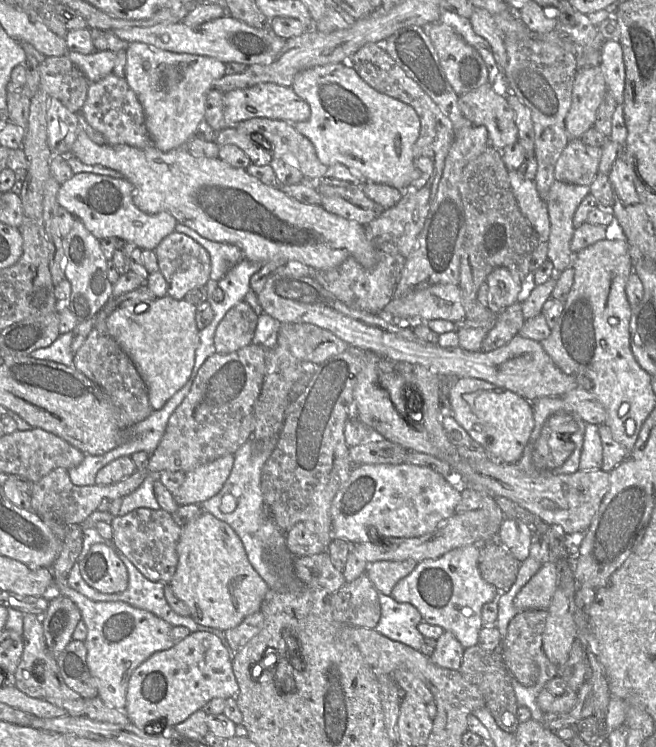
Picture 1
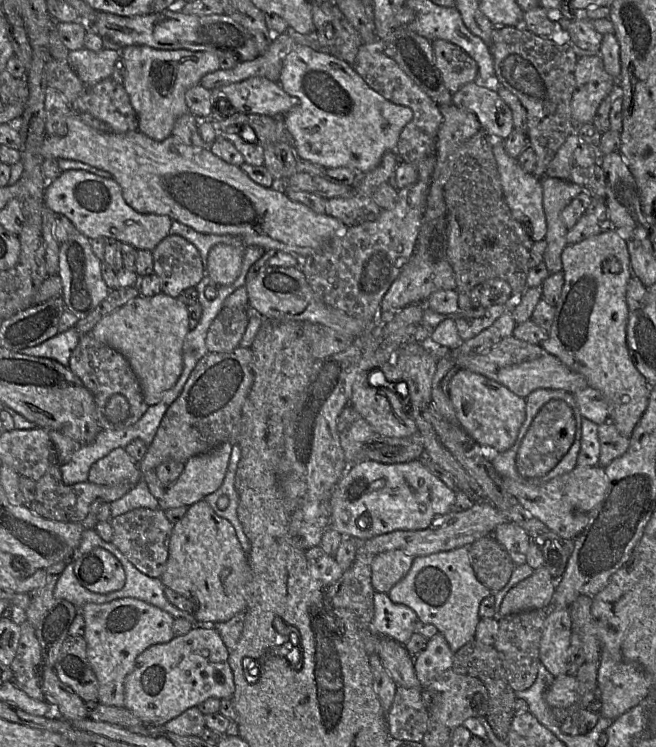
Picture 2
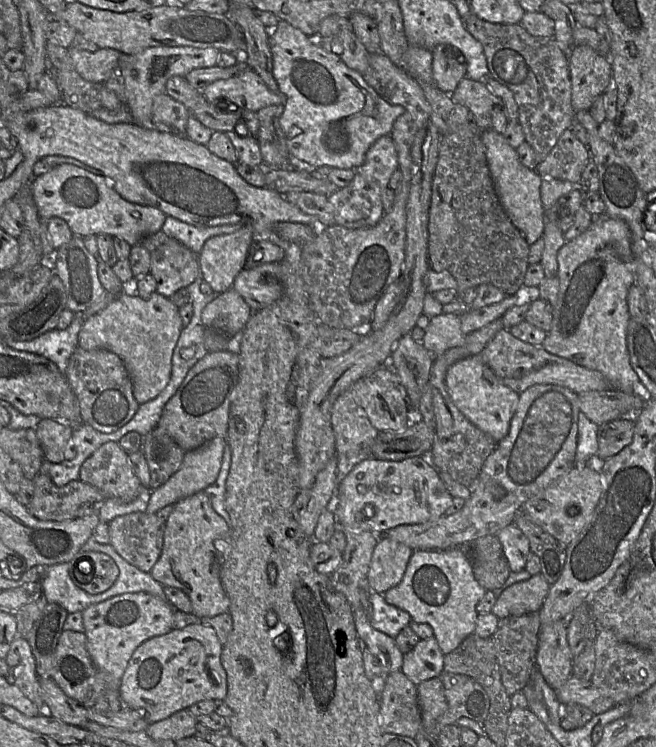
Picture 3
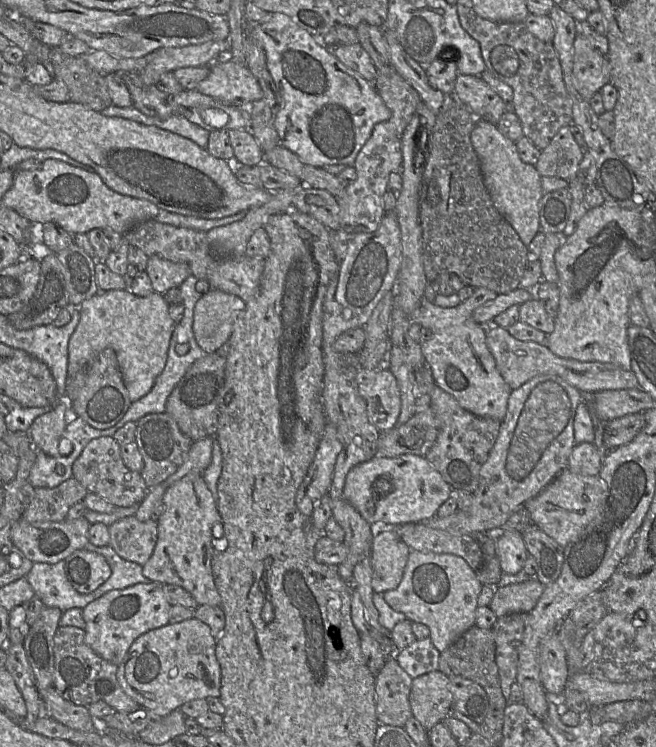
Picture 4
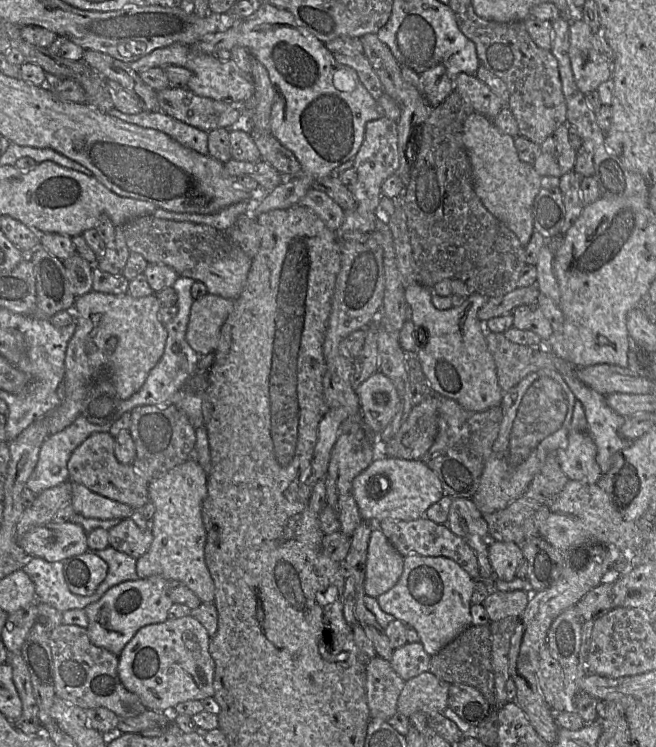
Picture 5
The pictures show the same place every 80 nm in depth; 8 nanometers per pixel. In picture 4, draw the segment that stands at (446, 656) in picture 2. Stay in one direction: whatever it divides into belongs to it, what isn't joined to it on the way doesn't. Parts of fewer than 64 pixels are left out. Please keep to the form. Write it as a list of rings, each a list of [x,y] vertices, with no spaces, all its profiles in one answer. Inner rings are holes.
[[[430,638],[416,640],[401,651],[395,652],[399,666],[412,678],[438,671],[439,652]]]

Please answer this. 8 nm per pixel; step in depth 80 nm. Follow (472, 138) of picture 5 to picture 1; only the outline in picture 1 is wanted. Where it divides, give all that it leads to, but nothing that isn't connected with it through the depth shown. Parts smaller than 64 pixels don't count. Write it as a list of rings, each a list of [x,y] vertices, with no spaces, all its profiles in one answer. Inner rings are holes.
[[[516,170],[509,171],[508,175],[512,192],[521,213],[534,228],[539,240],[547,241],[550,231],[547,205],[539,196],[534,181],[521,177]]]

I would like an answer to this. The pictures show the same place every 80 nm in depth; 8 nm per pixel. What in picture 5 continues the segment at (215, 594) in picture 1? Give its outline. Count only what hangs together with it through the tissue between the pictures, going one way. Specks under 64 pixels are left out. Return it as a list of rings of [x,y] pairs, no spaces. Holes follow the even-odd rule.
[[[193,457],[148,483],[147,503],[155,506],[150,530],[153,540],[149,550],[136,560],[139,578],[158,575],[167,581],[180,581],[191,589],[202,603],[213,603],[215,584],[205,561],[206,529],[202,506],[207,496],[207,474]]]

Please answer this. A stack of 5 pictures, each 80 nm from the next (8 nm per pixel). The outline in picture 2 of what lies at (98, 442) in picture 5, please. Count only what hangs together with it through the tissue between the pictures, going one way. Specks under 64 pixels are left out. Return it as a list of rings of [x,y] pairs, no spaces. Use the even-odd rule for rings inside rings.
[[[115,448],[91,466],[87,482],[102,486],[129,483],[134,487],[141,479],[137,463],[123,448]]]

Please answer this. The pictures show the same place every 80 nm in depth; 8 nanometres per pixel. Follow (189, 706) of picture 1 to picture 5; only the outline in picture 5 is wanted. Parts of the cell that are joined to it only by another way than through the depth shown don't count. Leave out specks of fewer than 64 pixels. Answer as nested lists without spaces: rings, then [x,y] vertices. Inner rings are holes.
[[[191,615],[142,627],[119,655],[119,677],[139,696],[147,709],[171,712],[182,702],[215,695],[215,662],[210,654],[211,637]]]

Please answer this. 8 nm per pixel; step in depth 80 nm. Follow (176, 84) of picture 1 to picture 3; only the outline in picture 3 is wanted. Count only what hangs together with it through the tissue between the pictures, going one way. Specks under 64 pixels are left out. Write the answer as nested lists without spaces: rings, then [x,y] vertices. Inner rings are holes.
[[[159,46],[149,47],[133,55],[121,54],[119,67],[122,69],[124,77],[126,107],[133,116],[134,124],[146,129],[155,128],[152,122],[153,101],[158,95],[165,94],[168,79],[174,76],[185,77],[194,69],[216,66],[220,53],[220,50],[212,47]]]

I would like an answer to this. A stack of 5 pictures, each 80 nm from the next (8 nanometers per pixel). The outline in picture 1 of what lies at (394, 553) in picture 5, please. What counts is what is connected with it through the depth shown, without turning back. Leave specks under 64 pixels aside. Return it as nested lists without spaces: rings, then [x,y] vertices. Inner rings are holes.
[[[414,560],[376,561],[367,565],[366,573],[378,592],[390,595],[398,581],[409,575],[416,565]]]

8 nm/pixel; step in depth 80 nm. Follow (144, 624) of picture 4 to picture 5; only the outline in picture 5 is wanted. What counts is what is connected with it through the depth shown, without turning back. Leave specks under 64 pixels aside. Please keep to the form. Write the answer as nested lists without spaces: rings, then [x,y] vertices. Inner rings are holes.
[[[158,575],[125,581],[110,588],[97,602],[88,605],[84,610],[89,621],[86,629],[91,642],[119,656],[142,627],[169,619],[168,612],[173,601],[168,594],[168,582]]]

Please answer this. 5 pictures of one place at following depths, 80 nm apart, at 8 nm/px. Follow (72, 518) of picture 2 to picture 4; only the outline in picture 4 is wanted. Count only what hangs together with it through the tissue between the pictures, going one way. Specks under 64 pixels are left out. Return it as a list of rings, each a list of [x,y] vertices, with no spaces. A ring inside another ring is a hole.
[[[75,478],[55,488],[35,488],[32,502],[24,509],[23,519],[29,522],[65,521],[69,509],[82,502],[88,492]]]

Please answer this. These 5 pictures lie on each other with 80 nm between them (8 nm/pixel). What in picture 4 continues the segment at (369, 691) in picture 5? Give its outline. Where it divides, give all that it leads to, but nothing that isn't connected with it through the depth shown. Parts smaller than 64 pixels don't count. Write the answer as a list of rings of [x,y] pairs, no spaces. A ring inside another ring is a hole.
[[[395,657],[387,658],[375,676],[376,714],[380,724],[403,728],[412,717],[409,700],[412,681]]]

